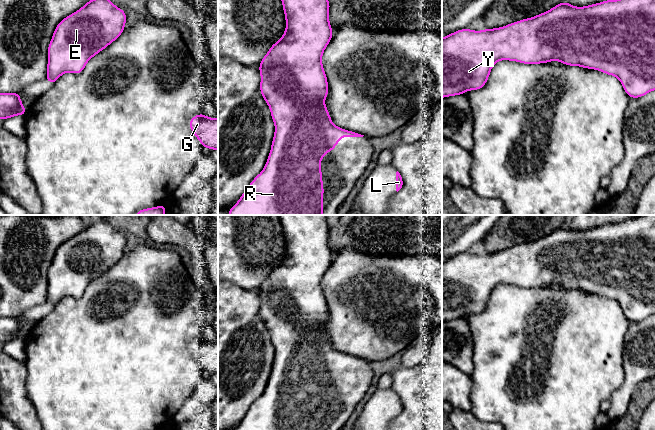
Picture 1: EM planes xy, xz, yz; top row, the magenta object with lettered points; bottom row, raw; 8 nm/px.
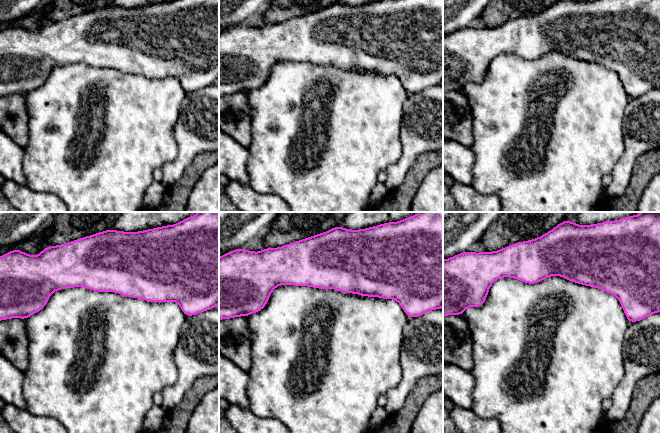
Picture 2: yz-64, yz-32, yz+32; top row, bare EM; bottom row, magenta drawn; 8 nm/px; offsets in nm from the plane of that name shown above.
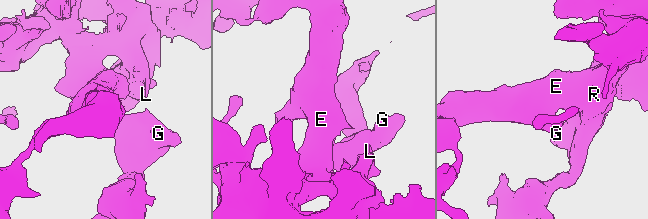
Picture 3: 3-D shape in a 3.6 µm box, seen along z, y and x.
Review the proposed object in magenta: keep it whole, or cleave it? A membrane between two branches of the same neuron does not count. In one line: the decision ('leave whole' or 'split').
split

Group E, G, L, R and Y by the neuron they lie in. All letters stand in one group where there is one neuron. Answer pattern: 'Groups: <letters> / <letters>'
Groups: E Y / G L R

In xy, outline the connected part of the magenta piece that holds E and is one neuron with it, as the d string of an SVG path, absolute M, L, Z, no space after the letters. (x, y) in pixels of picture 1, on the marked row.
M88 0L79 10L61 20L49 46L105 46L115 41L124 31L126 13L110 0Z

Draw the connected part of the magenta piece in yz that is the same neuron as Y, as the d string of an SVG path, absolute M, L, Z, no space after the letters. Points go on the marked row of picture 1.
M612 0L584 7L575 7L564 1L552 9L532 18L522 19L504 27L474 31L468 28L458 30L442 38L442 98L465 94L468 90L483 88L493 65L499 60L517 61L523 64L539 64L541 50L567 50L572 39L580 37L581 18L599 18L601 10L607 10Z

